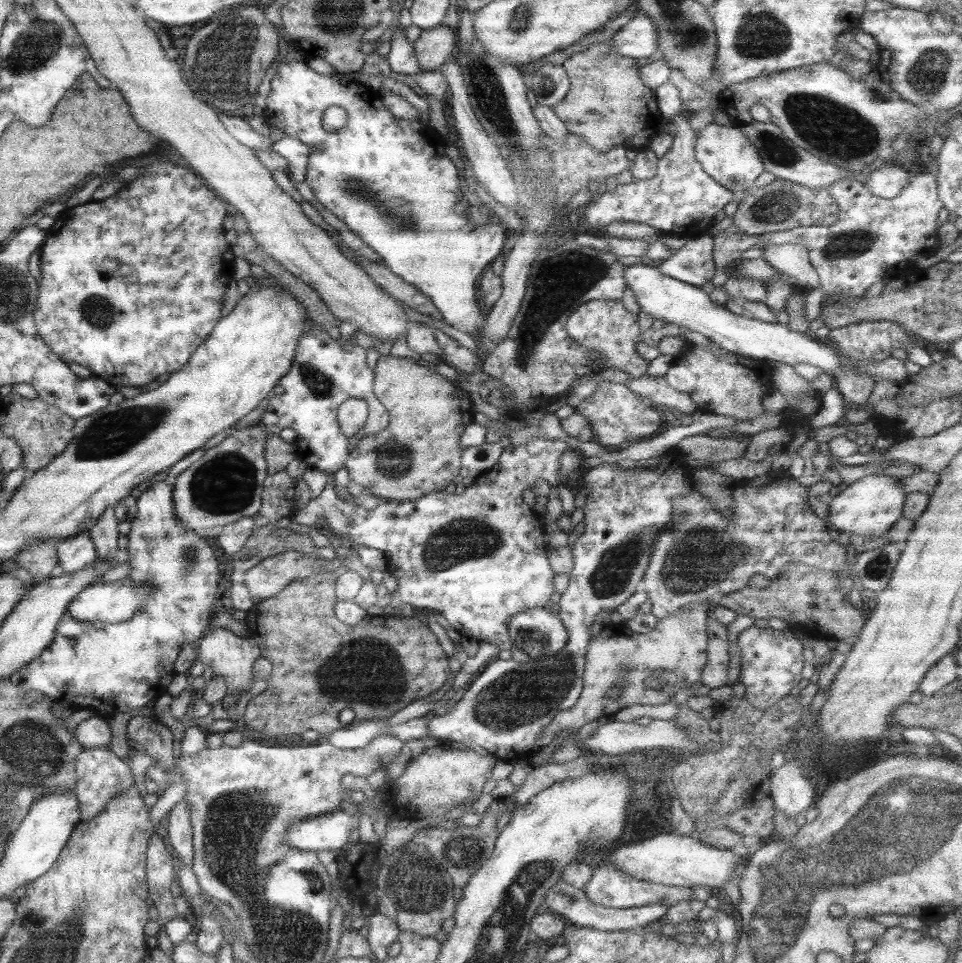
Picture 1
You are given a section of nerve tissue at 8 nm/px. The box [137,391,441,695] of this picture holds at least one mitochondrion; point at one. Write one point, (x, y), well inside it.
(226, 483)

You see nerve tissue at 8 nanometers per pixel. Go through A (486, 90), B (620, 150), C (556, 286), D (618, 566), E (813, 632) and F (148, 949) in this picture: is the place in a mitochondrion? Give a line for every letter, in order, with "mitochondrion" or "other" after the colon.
A: mitochondrion
B: other
C: mitochondrion
D: mitochondrion
E: other
F: other

